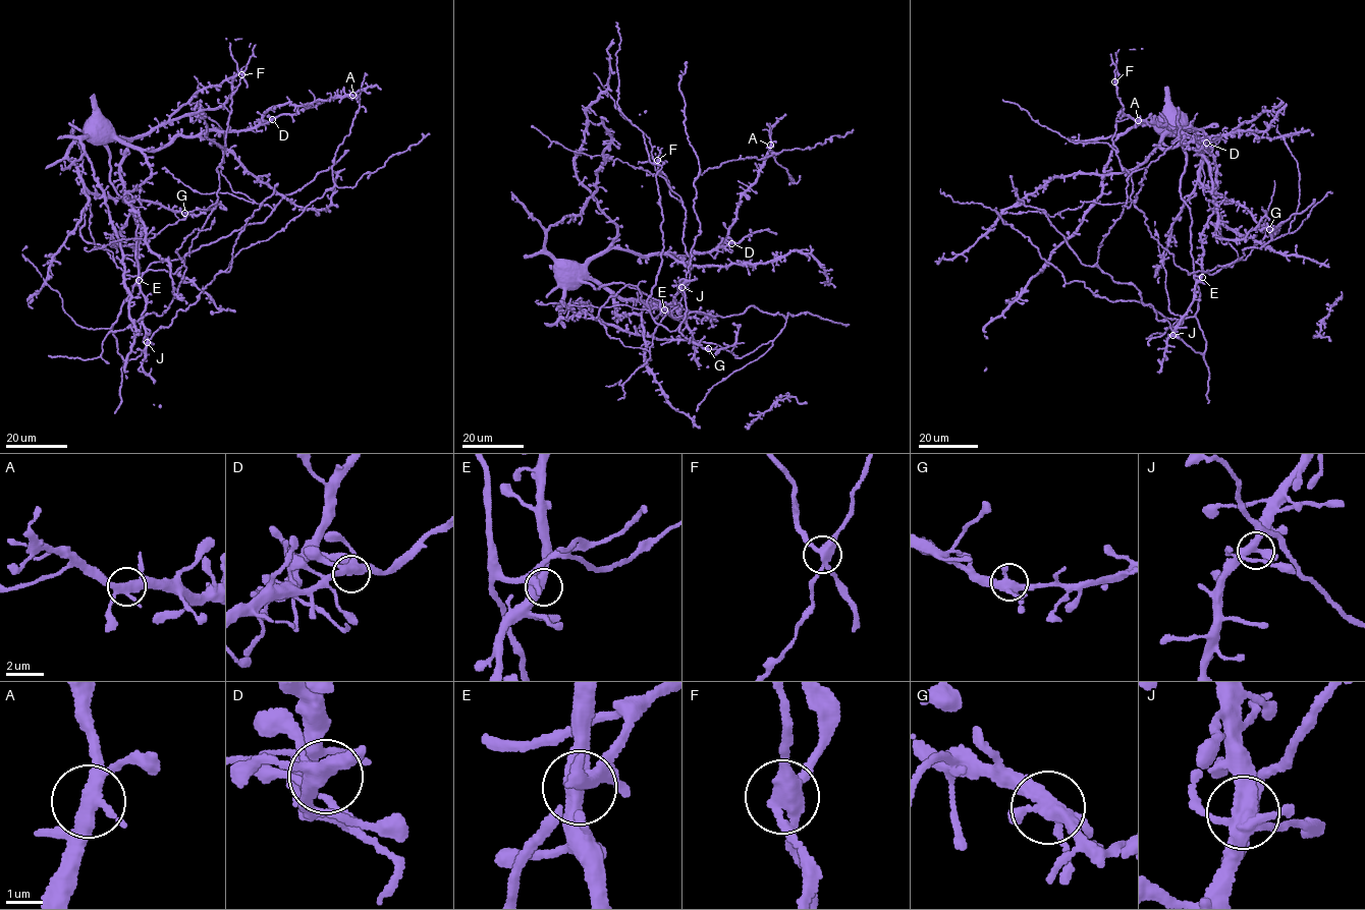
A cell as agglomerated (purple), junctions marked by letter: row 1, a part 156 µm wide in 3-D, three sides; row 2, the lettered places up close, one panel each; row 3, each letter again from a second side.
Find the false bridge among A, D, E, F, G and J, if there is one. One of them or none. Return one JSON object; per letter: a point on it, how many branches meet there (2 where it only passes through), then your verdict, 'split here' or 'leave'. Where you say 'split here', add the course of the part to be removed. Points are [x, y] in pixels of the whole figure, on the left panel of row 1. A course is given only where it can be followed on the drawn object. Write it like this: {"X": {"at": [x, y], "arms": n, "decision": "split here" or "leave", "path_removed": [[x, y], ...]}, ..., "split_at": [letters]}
{"A": {"at": [352, 95], "arms": 4, "decision": "leave"}, "D": {"at": [272, 119], "arms": 4, "decision": "leave"}, "E": {"at": [139, 280], "arms": 3, "decision": "leave"}, "F": {"at": [241, 74], "arms": 4, "decision": "split here", "path_removed": [[241, 75], [229, 42]]}, "G": {"at": [184, 213], "arms": 4, "decision": "leave"}, "J": {"at": [147, 342], "arms": 5, "decision": "leave"}, "split_at": ["F"]}

